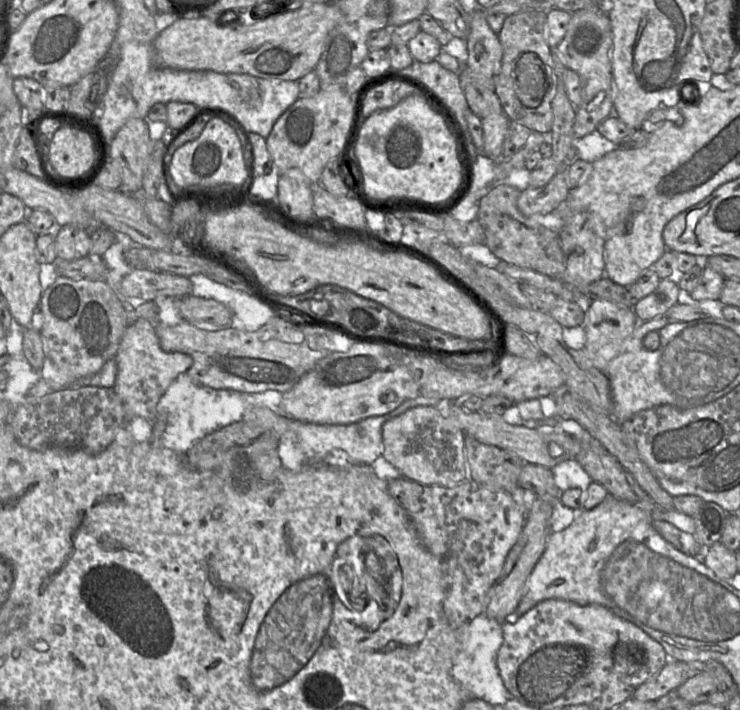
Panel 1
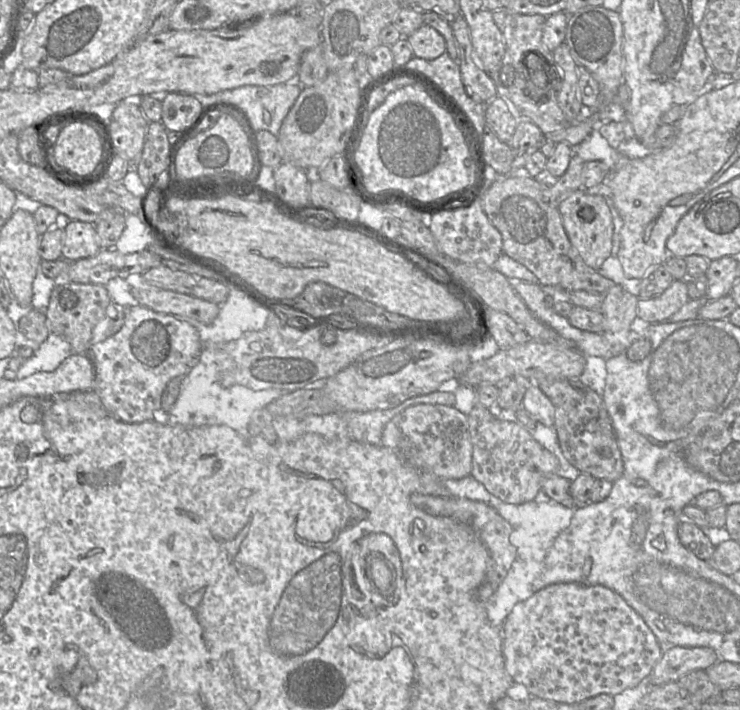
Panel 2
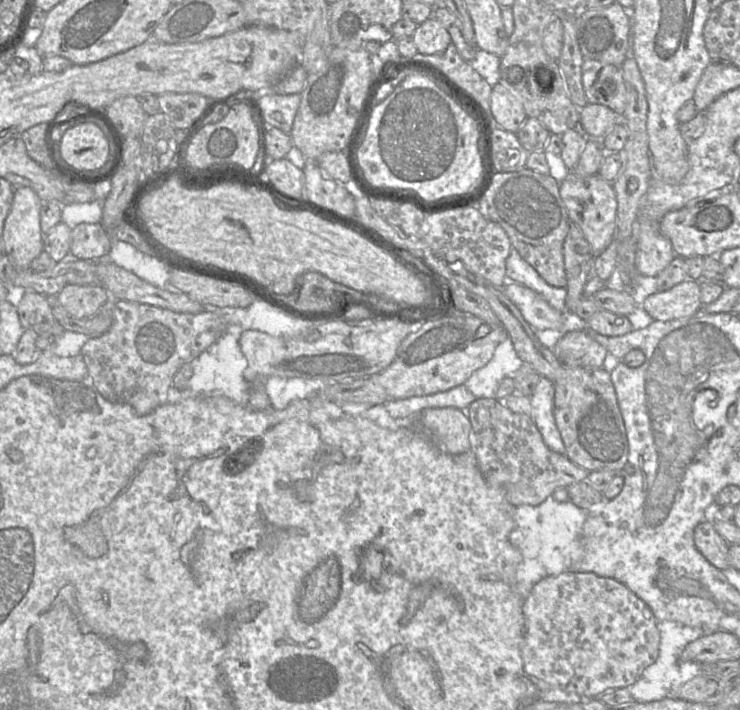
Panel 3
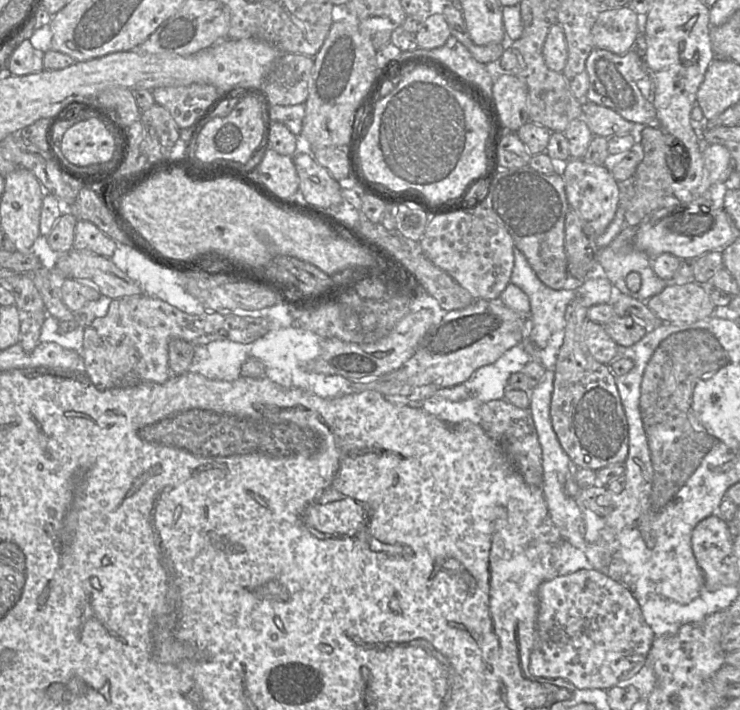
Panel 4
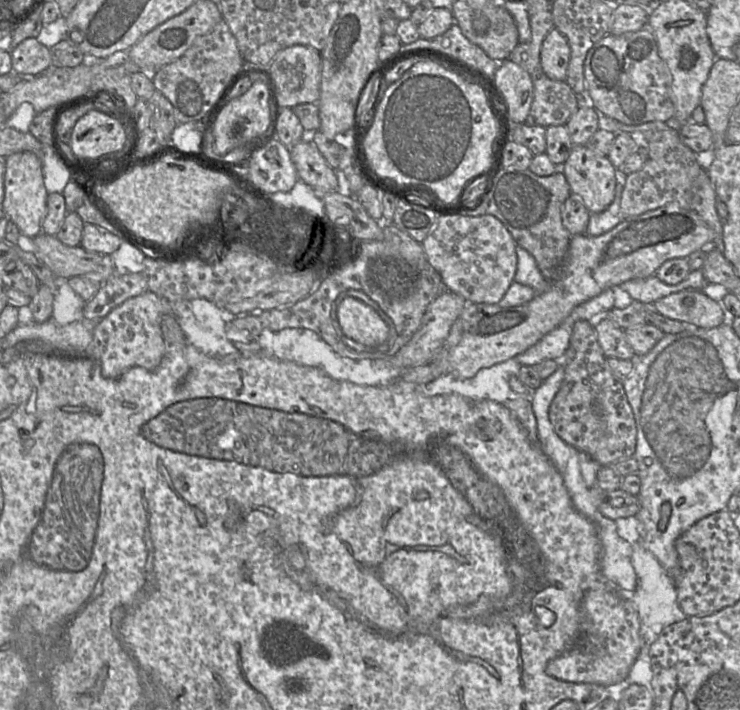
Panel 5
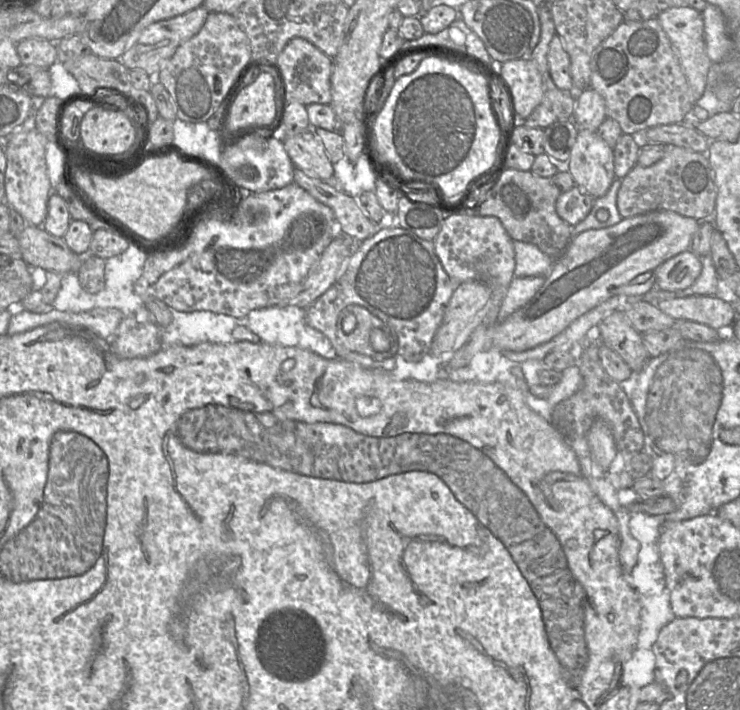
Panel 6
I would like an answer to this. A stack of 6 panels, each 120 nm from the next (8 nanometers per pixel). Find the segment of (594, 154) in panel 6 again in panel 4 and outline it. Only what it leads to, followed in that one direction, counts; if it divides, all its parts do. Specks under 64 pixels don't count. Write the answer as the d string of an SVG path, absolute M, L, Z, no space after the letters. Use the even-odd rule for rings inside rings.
M569 159L563 174L565 191L570 209L574 209L585 221L592 236L601 235L612 222L621 201L621 184L612 176L606 165L591 164L579 159Z

